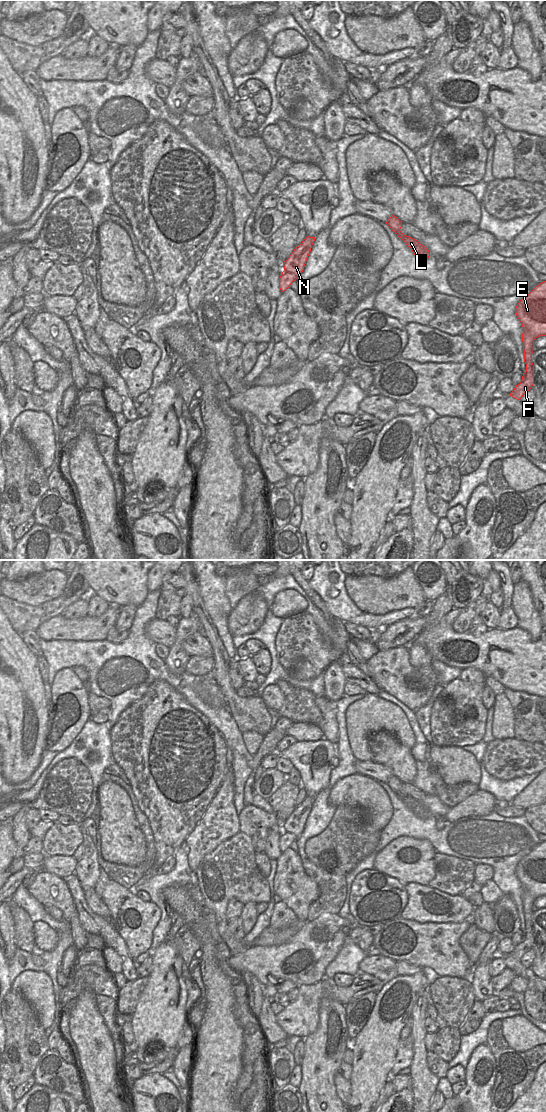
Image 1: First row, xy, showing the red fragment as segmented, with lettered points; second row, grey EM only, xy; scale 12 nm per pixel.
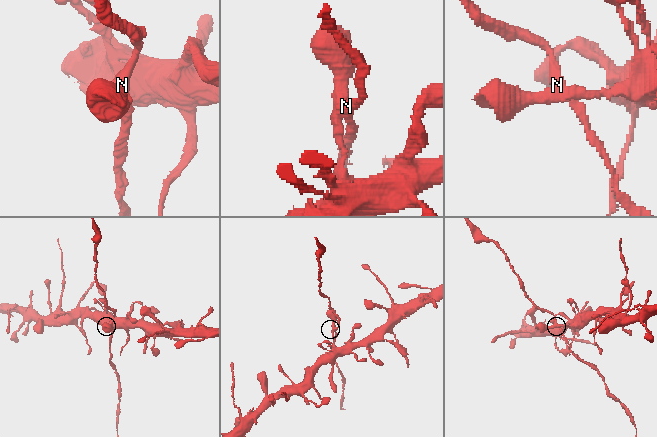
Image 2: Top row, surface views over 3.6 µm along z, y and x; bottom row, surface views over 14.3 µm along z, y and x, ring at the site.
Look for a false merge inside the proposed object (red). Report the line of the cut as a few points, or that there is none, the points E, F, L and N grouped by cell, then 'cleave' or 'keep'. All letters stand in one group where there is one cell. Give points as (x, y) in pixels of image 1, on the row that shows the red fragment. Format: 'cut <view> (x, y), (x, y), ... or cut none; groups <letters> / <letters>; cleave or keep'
cut xy (283, 271), (290, 272), (296, 278); groups E F L / N; cleave

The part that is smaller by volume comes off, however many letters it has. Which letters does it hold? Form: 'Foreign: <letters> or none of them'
Foreign: N

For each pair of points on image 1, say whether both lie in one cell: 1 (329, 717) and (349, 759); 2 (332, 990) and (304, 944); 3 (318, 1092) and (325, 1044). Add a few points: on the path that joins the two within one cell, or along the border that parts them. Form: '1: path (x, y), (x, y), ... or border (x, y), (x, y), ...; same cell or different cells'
1: border (335, 714), (338, 741), (334, 744); different cells
2: border (324, 977), (312, 984), (301, 984); different cells
3: path (318, 1080), (319, 1065), (323, 1056); same cell

